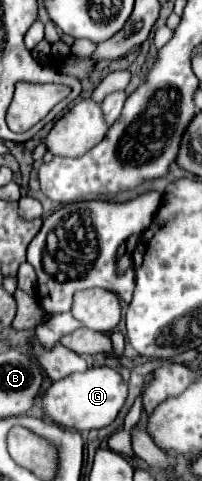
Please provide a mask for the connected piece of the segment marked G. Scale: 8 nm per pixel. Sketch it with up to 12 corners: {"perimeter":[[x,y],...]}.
{"perimeter":[[97,366],[53,382],[43,408],[83,432],[109,426],[129,386]]}

